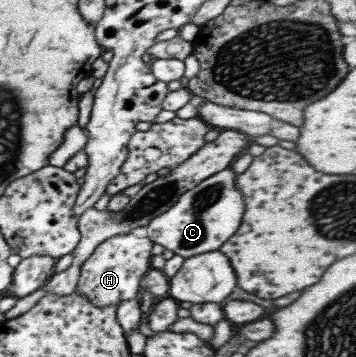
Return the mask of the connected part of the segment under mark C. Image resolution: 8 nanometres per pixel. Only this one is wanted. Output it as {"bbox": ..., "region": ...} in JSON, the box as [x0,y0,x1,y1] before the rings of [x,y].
{"bbox":[146,167,243,259],"region":[[[227,167],[209,178],[204,178],[191,187],[191,190],[183,192],[173,206],[147,222],[146,238],[183,259],[217,250],[237,230],[241,222],[243,200],[239,190],[235,190],[233,186],[235,176],[235,172]]]}

